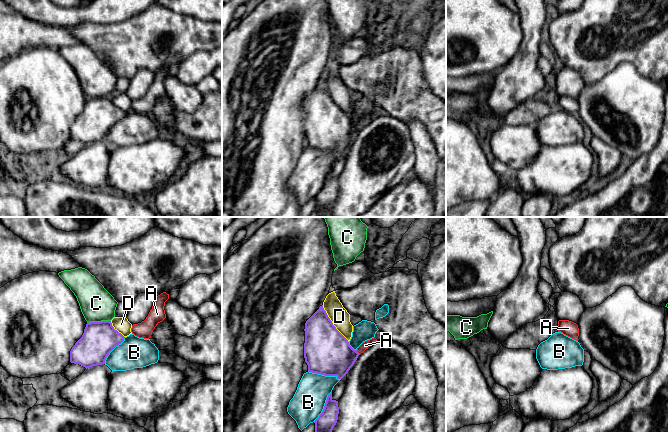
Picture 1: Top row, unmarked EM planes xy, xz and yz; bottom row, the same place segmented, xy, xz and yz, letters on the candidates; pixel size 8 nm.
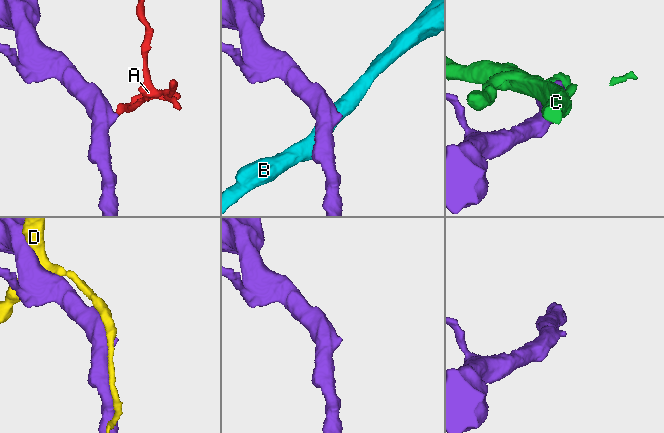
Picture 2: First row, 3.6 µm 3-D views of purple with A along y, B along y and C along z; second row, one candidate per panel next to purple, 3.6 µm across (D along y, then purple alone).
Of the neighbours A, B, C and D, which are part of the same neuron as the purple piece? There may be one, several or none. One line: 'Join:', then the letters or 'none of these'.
Join: A

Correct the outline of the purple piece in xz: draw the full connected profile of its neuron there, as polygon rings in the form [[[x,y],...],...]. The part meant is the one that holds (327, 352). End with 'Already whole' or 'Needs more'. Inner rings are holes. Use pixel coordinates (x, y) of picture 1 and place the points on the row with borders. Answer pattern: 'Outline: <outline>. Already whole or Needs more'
Outline: [[[323,305],[305,323],[304,358],[308,371],[342,379],[358,356],[377,339],[363,342],[356,350],[336,329]]]. Needs more

